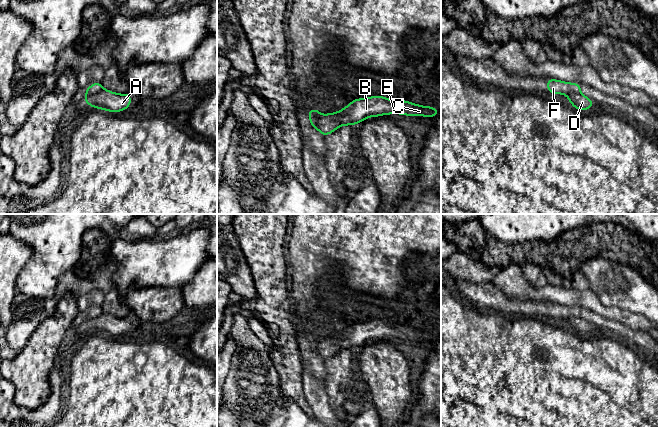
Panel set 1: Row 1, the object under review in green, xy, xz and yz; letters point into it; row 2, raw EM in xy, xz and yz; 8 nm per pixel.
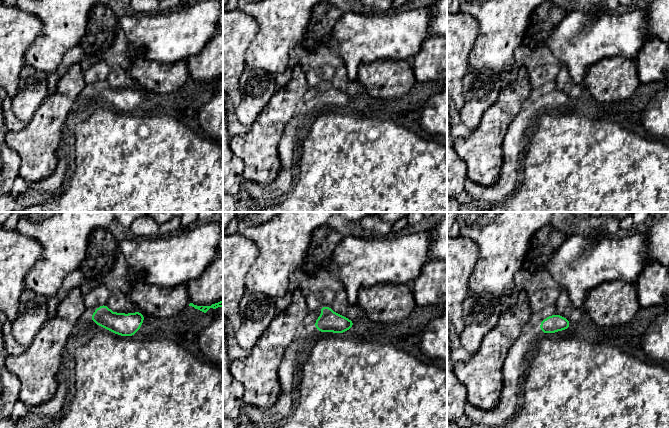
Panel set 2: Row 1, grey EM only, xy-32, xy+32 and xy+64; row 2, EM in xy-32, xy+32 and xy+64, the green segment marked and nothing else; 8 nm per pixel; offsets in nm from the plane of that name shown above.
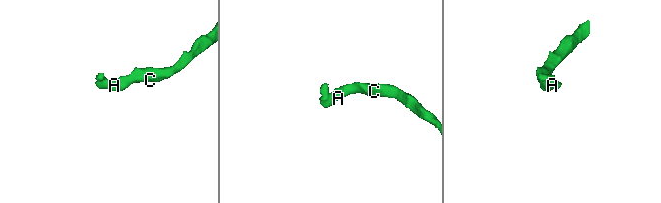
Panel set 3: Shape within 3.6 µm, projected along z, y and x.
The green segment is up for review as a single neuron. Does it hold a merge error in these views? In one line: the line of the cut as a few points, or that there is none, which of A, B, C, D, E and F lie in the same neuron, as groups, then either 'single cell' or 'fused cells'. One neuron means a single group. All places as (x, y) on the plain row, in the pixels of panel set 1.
cut xy (102, 312), (96, 316), (86, 318); groups A B C D E / F; fused cells

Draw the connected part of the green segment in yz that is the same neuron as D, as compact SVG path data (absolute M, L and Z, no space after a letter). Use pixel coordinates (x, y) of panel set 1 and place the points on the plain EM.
M573 315L568 317L568 322L570 328L581 335L586 335L591 332L594 328L594 325L586 321L581 317L575 317Z

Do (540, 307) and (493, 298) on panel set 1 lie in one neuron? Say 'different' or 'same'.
same

